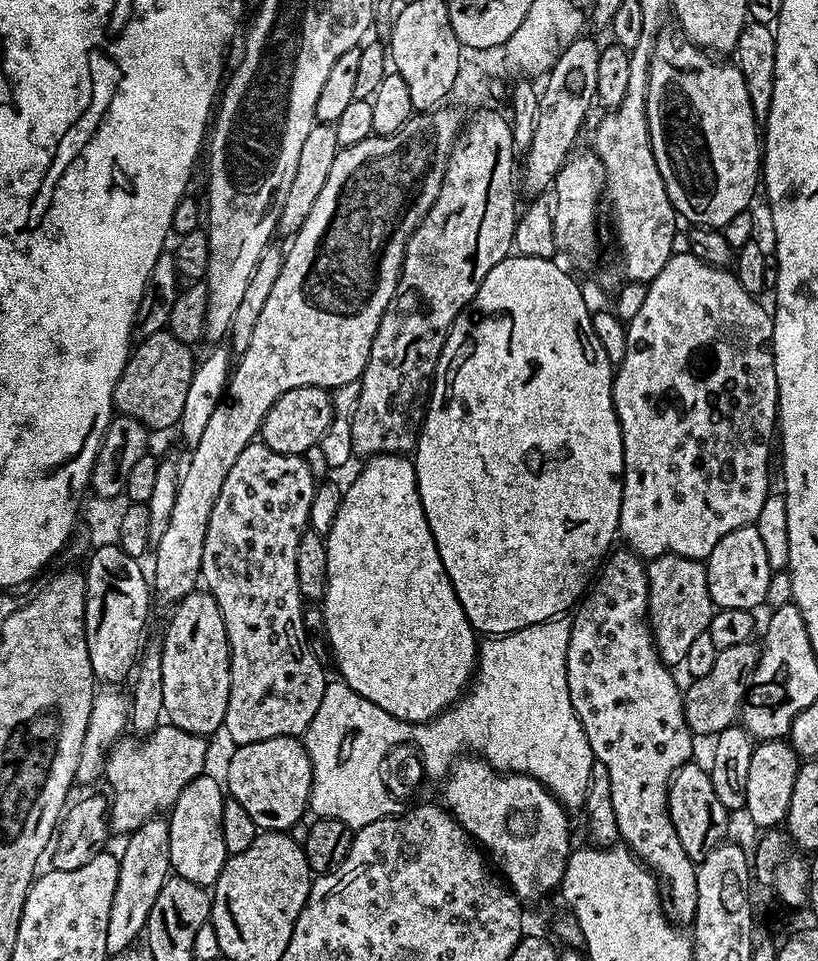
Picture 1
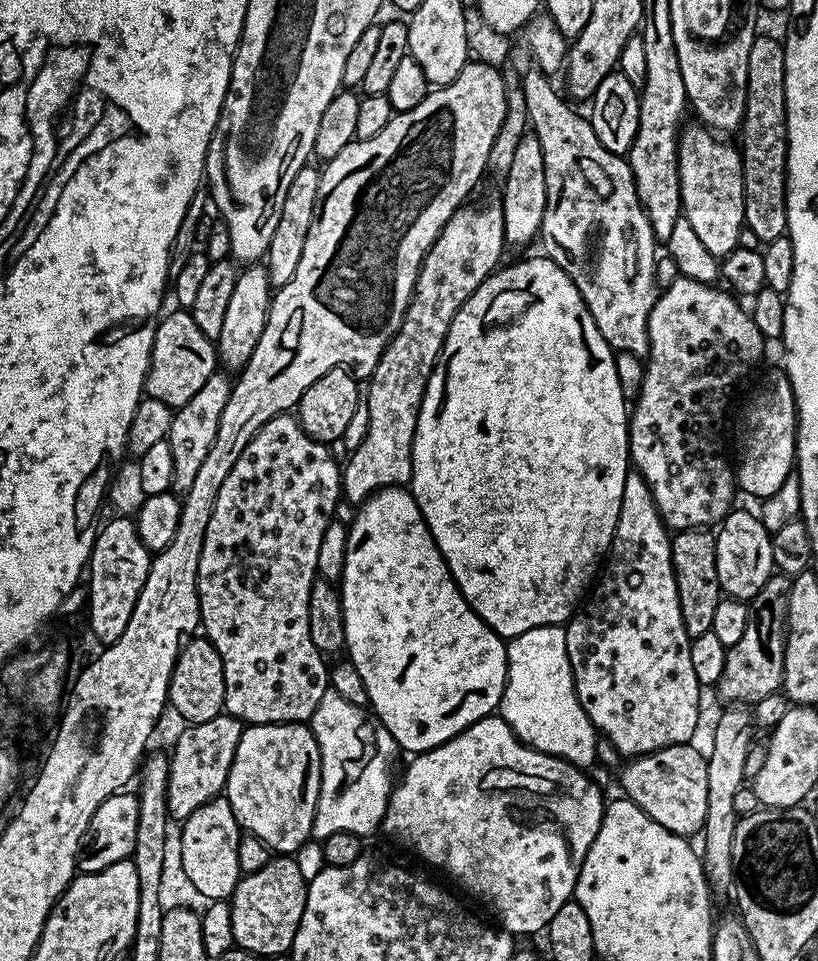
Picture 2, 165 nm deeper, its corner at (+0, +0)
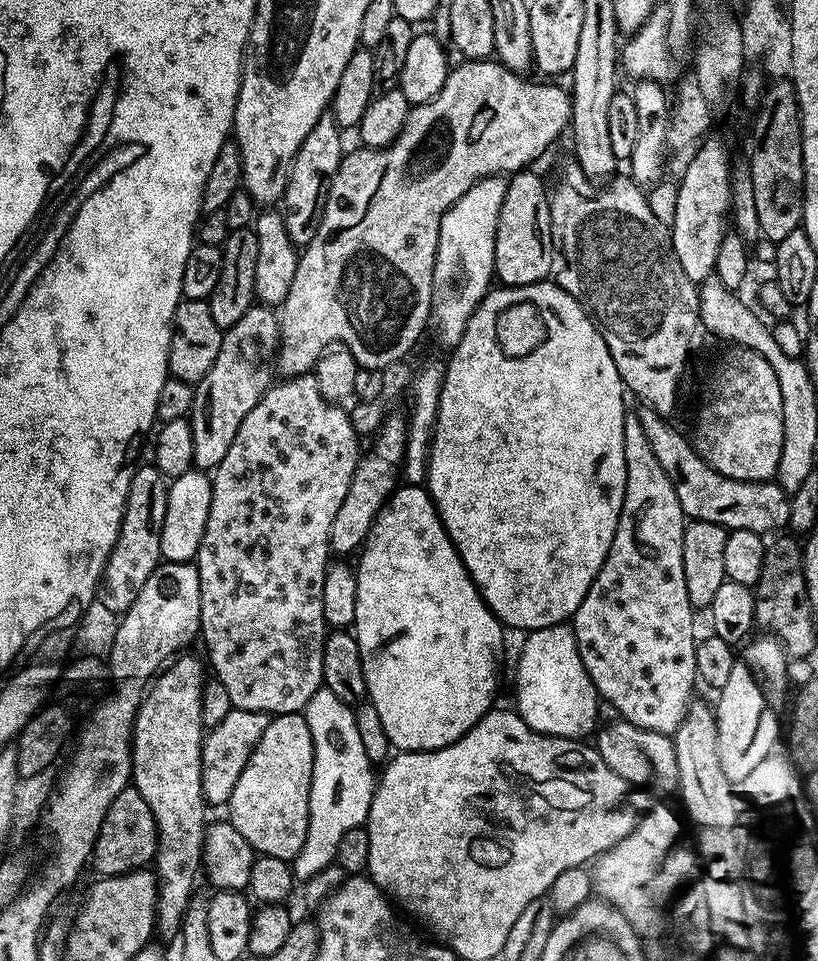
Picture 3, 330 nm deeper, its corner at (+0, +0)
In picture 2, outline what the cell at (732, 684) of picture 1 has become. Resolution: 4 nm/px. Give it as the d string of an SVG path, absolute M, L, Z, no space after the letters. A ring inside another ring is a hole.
M774 574L750 601L746 630L742 638L738 638L738 642L728 649L726 666L722 666L722 678L714 685L714 692L728 700L724 702L729 705L754 706L762 702L762 698L781 691L784 679L784 635L788 632L786 610L791 585L789 577Z

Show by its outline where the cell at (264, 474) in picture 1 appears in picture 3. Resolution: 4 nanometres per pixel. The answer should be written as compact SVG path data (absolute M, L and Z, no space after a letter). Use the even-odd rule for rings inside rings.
M315 375L290 376L279 382L273 383L254 406L254 410L250 410L250 414L242 418L242 426L238 426L238 434L234 434L234 442L230 442L226 458L222 458L222 462L218 462L218 466L211 473L210 518L206 518L206 534L202 534L202 546L198 546L194 561L200 579L200 636L208 647L206 660L211 671L212 668L216 671L213 672L215 679L220 680L222 686L226 686L226 694L230 694L233 708L266 712L272 716L285 716L291 712L303 713L306 702L310 702L310 698L323 685L322 650L326 625L322 614L322 582L326 582L326 570L330 563L330 526L342 506L342 498L346 498L346 490L350 490L350 478L354 478L356 463L362 455L362 440L351 425L349 413L341 405L331 404L326 398L322 398L322 390L318 390Z

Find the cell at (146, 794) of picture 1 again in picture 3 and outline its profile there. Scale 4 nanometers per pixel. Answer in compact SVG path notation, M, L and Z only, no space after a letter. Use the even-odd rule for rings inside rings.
M232 707L230 714L226 714L218 726L207 729L202 746L202 788L209 805L227 805L228 799L234 794L234 786L238 786L238 777L242 775L246 762L250 762L250 754L254 754L254 746L258 746L258 738L266 734L269 719L266 712Z

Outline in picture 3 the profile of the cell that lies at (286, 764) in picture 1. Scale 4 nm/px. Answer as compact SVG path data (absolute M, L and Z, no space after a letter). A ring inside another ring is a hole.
M291 712L285 716L272 716L266 726L266 734L258 738L258 746L254 746L254 754L250 754L250 762L246 762L242 775L238 777L238 786L234 786L234 794L226 805L227 819L259 855L290 862L298 854L298 850L302 850L302 842L306 842L308 829L313 770L314 746L310 726L306 726L303 715Z

